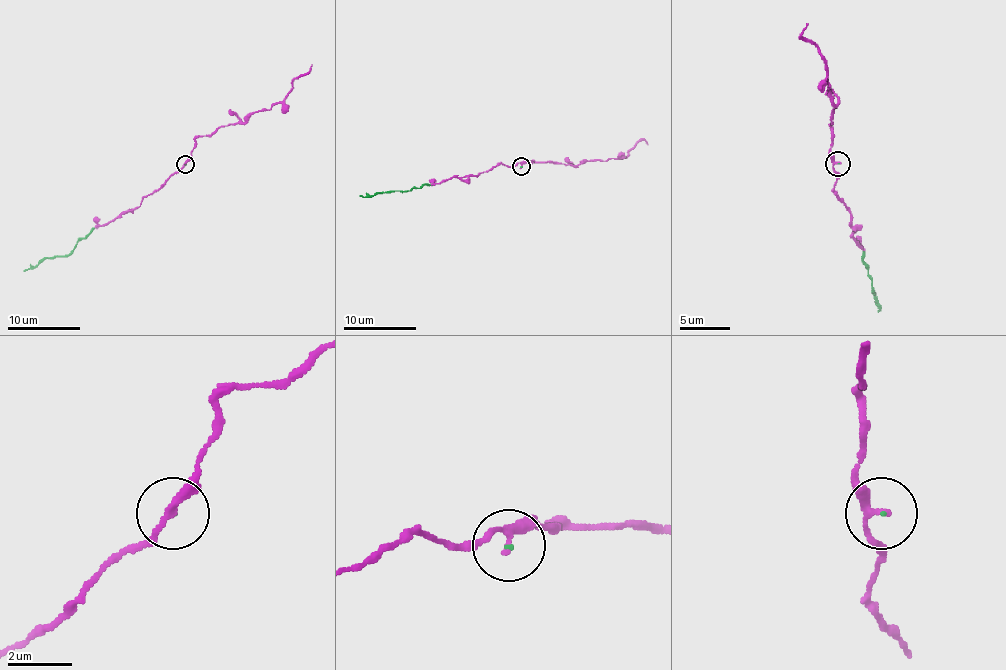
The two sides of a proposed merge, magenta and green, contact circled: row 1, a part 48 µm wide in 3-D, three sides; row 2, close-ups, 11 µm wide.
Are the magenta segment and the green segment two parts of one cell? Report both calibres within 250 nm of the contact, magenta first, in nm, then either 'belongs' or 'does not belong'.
200/50 nm | belongs

